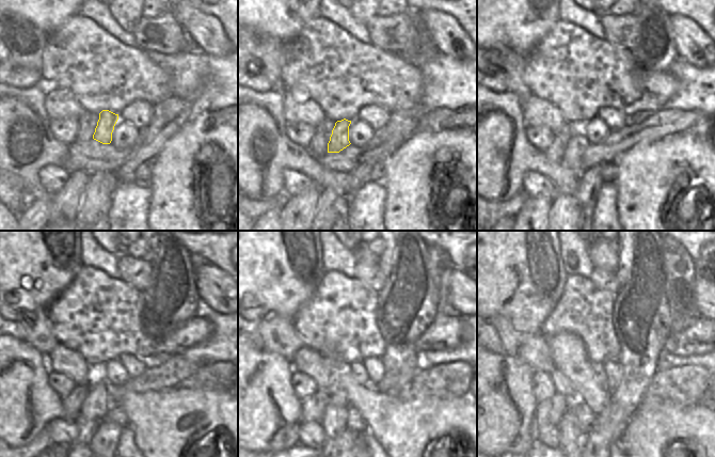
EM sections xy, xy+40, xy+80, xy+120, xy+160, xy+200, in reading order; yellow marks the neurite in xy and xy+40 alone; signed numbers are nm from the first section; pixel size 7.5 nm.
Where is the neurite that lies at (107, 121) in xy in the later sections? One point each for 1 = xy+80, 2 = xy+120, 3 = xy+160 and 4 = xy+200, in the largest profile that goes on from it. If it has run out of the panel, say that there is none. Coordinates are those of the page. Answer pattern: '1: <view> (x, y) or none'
1: xy+80 (577, 143)
2: xy+120 (95, 407)
3: xy+160 (334, 421)
4: xy+200 (570, 428)

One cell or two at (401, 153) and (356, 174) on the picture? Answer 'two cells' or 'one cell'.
one cell

